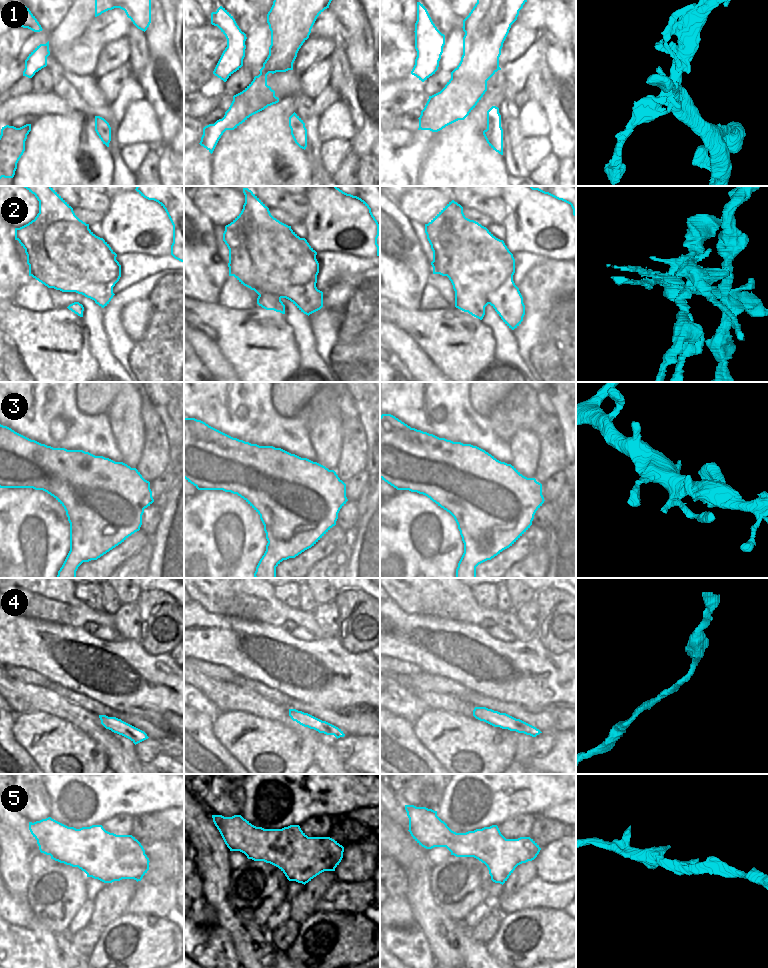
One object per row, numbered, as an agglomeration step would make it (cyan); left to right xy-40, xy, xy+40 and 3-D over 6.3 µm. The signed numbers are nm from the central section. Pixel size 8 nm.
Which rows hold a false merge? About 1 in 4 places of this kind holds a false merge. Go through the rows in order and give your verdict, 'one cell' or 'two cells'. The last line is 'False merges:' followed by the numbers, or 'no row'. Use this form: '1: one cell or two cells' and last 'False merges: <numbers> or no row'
1: two cells
2: two cells
3: one cell
4: one cell
5: one cell
False merges: 1, 2

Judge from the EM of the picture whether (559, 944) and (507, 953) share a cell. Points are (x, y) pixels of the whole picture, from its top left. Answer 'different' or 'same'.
same

